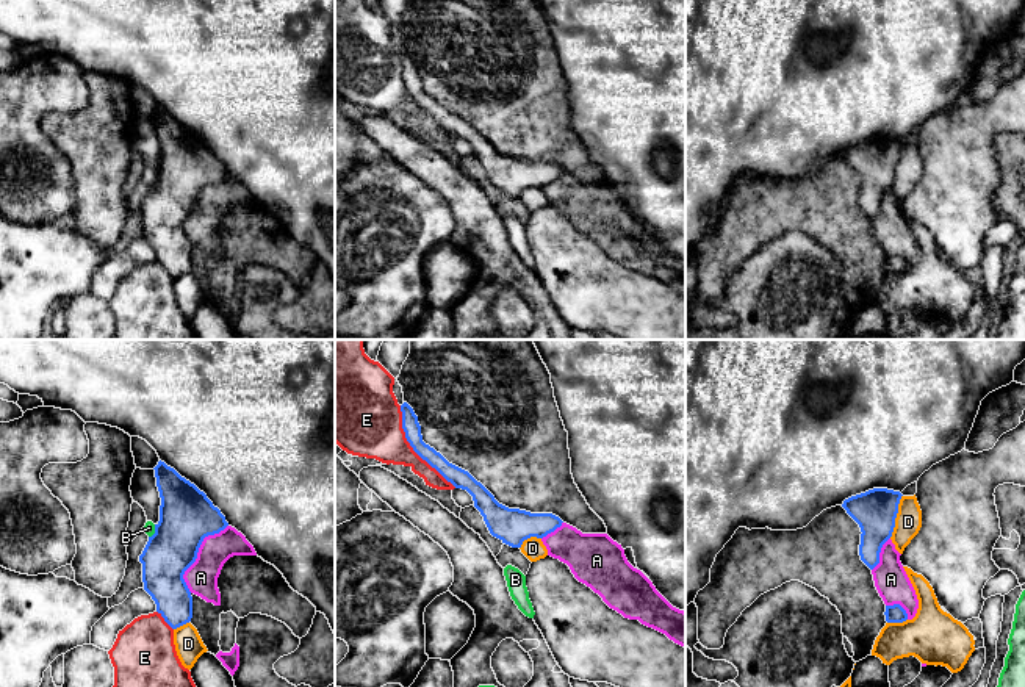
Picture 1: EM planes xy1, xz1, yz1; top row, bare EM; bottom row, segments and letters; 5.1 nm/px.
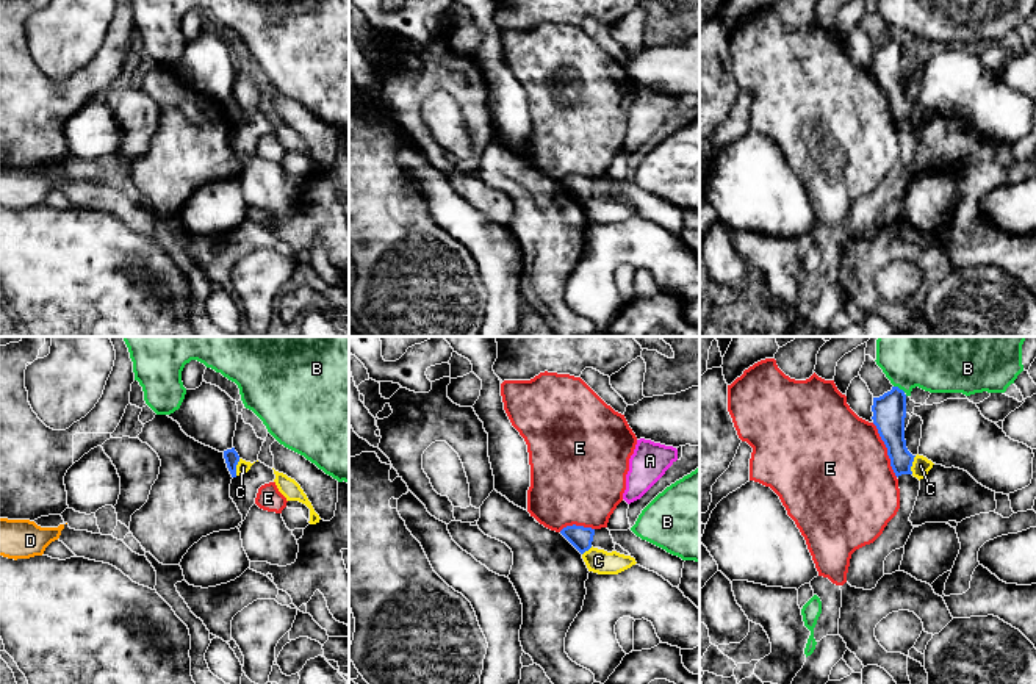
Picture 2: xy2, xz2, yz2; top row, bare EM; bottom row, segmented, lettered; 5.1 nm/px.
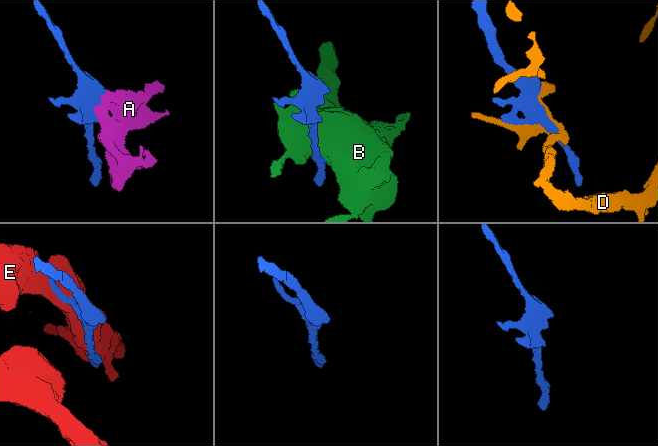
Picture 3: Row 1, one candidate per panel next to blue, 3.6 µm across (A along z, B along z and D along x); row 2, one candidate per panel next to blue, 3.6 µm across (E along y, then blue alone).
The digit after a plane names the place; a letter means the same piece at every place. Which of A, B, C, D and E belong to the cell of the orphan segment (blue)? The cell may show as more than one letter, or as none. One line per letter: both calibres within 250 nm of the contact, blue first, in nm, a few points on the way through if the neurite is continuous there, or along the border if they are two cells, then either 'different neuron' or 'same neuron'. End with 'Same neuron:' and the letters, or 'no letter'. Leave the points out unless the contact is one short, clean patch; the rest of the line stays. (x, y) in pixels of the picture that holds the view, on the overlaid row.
A: calibres 280 and 160 nm; different neuron
B: calibres 180 and 440 nm; border yz2 (894, 385), (905, 392); different neuron
C: calibres 140 and 90 nm; border yz2 (916, 456), (911, 473); different neuron
D: calibres 220 and 140 nm; different neuron
E: calibres 90 and 320 nm; same neuron
Same neuron: E

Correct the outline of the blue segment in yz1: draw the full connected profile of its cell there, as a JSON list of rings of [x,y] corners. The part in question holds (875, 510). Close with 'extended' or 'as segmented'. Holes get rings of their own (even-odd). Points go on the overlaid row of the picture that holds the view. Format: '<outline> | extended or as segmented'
[[[873,488],[843,501],[842,507],[861,527],[861,560],[873,570],[879,563],[883,545],[892,537],[900,491]]] | as segmented

